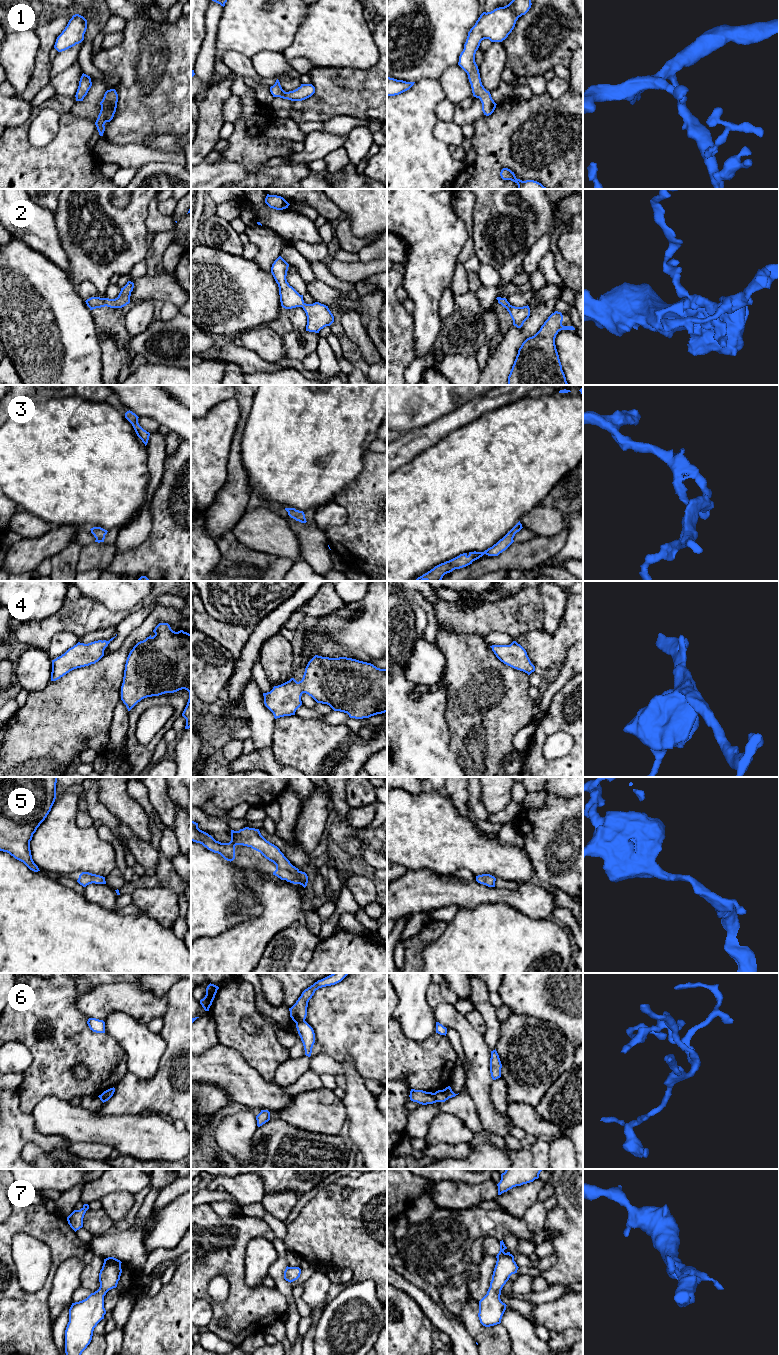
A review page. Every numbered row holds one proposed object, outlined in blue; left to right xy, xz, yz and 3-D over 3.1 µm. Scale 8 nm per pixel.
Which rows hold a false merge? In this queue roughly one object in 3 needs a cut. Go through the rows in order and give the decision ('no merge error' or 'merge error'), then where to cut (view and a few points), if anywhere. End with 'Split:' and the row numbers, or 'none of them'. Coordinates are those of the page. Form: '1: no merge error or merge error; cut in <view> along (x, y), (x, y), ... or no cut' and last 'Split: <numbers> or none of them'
1: no merge error; no cut
2: no merge error; no cut
3: no merge error; no cut
4: no merge error; no cut
5: no merge error; no cut
6: merge error; cut in xz along (304, 1020), (296, 1023)
7: no merge error; no cut
Split: 6

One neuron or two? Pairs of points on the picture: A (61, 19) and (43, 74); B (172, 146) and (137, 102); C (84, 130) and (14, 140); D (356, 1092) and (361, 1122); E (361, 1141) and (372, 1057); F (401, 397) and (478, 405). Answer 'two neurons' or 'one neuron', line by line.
A: one neuron
B: two neurons
C: one neuron
D: one neuron
E: two neurons
F: two neurons

